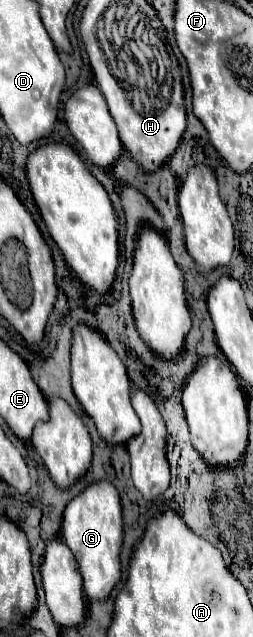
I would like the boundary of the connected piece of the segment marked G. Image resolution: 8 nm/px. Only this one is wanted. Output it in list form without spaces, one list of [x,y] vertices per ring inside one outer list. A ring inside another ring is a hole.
[[[108,480],[90,484],[82,494],[70,500],[64,510],[60,532],[62,532],[62,540],[72,550],[78,562],[88,600],[96,600],[96,602],[106,600],[106,596],[112,592],[112,588],[118,584],[122,576],[120,570],[120,548],[124,540],[122,506],[114,484],[110,484]]]

